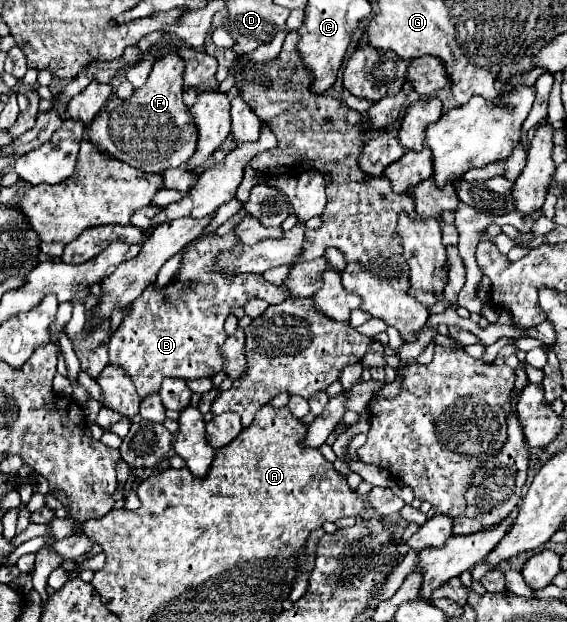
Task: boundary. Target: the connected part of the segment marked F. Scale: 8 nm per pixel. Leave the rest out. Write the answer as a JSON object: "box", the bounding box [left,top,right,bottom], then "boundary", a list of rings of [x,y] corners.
{"box":[86,53,198,173],"boundary":[[[174,53],[156,61],[148,83],[136,89],[128,101],[112,97],[104,105],[104,111],[86,129],[88,141],[98,145],[104,155],[148,173],[162,173],[168,167],[186,163],[196,151],[198,137],[182,101],[182,73],[184,61]]]}

